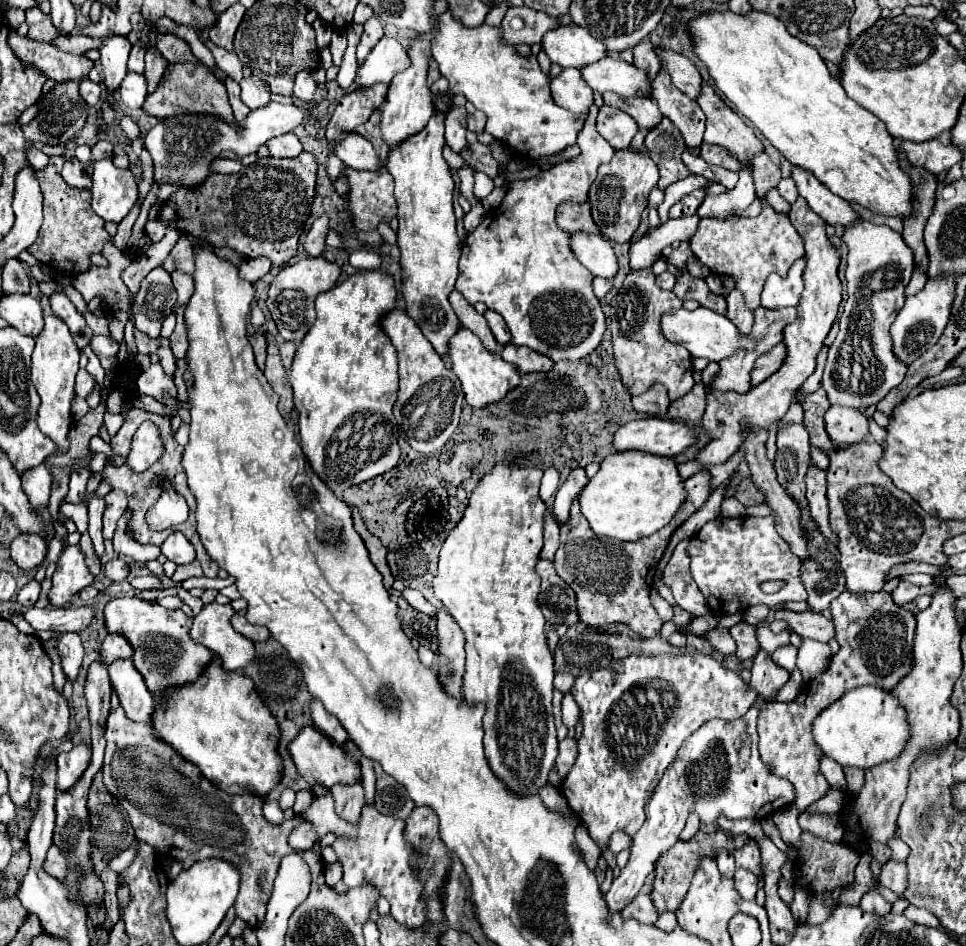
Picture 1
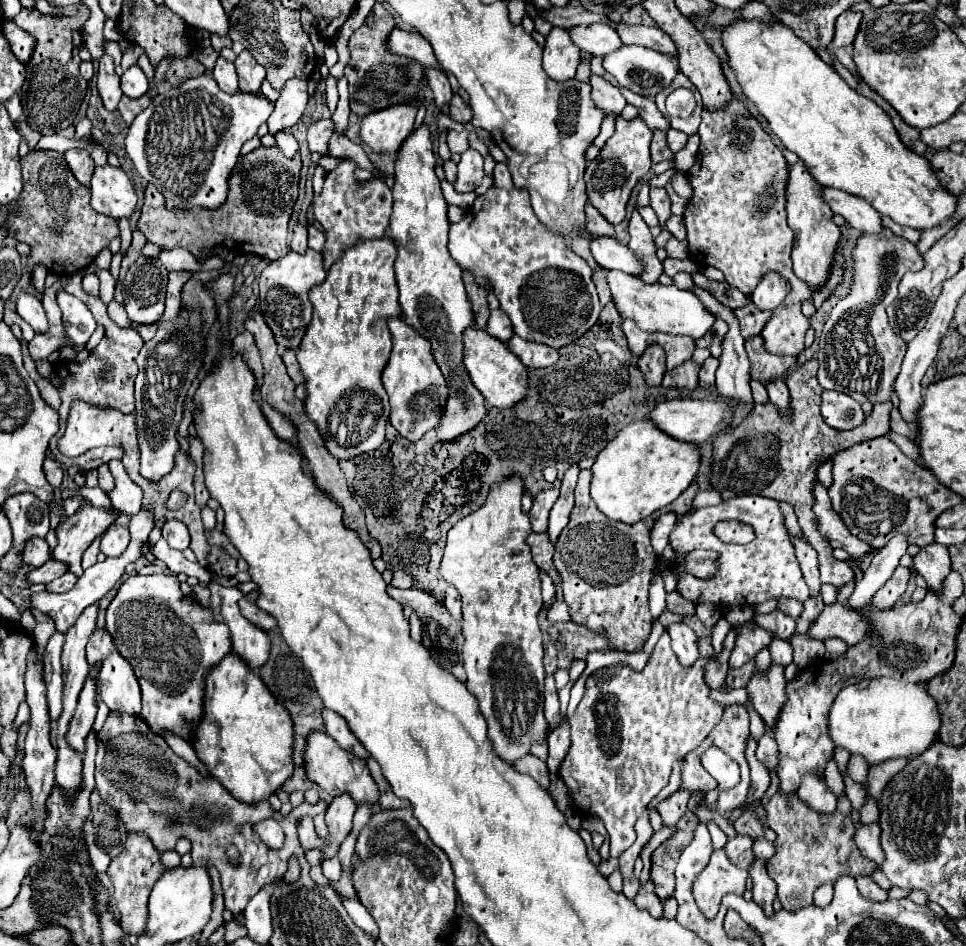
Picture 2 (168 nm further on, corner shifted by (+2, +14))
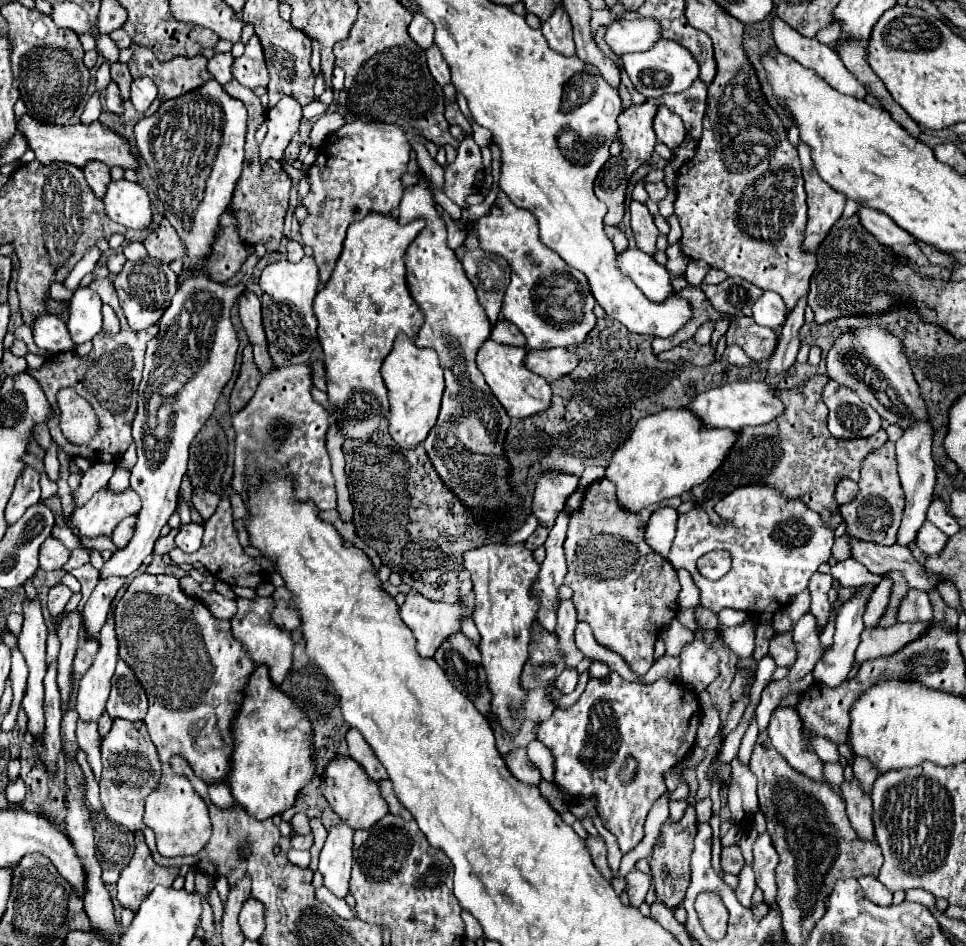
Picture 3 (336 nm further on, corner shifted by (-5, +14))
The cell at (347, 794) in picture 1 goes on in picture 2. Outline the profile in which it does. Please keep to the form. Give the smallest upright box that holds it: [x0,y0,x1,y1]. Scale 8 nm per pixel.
[324,792,356,858]

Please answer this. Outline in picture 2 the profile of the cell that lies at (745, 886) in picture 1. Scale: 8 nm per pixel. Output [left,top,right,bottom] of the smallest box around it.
[694,850,748,918]

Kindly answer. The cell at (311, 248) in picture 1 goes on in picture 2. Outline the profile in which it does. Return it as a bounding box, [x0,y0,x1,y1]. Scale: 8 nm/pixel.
[290,226,308,252]

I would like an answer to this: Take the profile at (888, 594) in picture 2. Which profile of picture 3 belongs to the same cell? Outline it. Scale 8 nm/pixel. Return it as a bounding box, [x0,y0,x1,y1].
[863,578,893,628]

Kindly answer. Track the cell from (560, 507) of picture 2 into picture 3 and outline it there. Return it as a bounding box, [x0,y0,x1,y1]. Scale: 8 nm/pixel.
[531,512,567,632]

